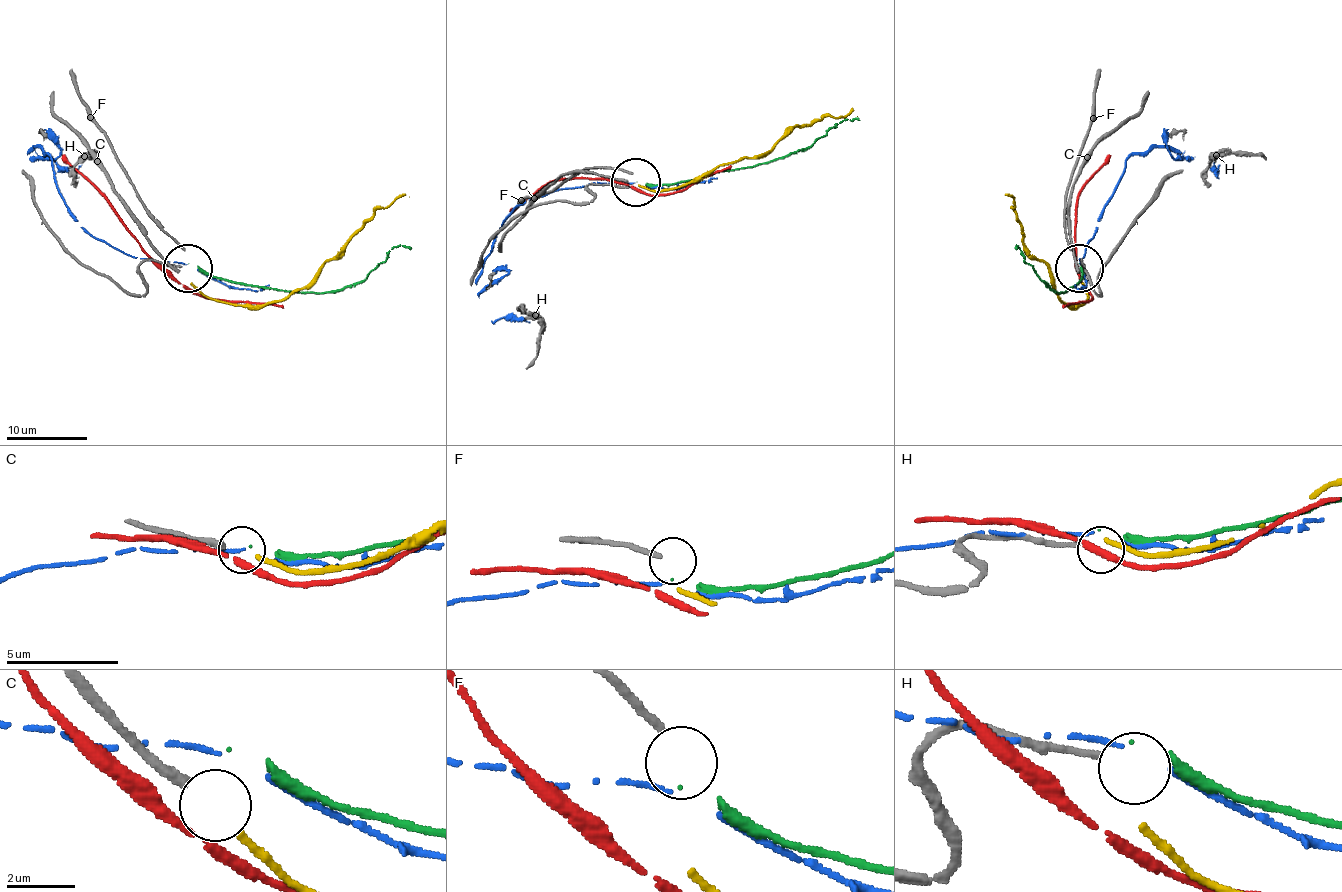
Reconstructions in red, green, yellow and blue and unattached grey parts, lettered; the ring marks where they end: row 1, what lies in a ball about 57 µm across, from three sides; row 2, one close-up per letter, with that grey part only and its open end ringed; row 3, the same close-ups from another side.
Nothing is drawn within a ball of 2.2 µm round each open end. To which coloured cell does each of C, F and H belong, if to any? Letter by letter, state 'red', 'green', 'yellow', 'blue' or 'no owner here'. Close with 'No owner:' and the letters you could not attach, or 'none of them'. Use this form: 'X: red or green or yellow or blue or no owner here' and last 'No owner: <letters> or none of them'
C: yellow
F: no owner here
H: no owner here
No owner: F, H

